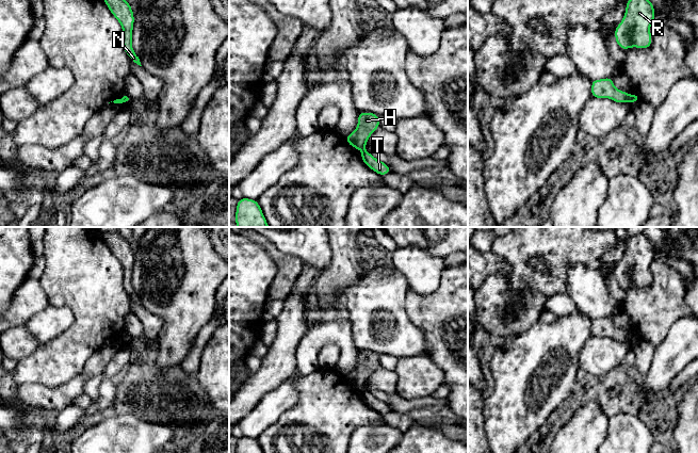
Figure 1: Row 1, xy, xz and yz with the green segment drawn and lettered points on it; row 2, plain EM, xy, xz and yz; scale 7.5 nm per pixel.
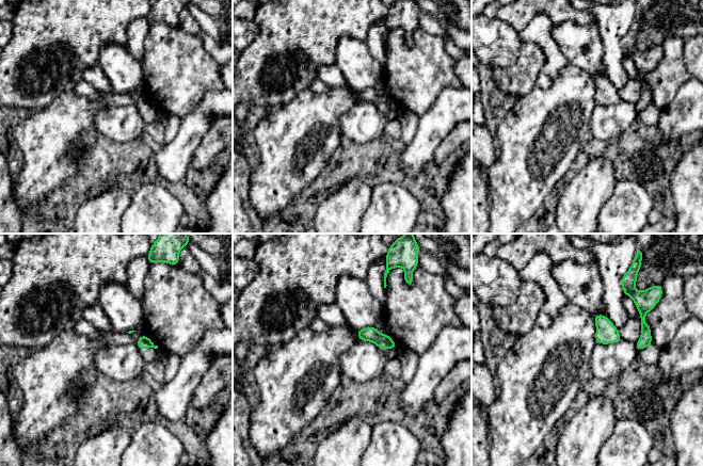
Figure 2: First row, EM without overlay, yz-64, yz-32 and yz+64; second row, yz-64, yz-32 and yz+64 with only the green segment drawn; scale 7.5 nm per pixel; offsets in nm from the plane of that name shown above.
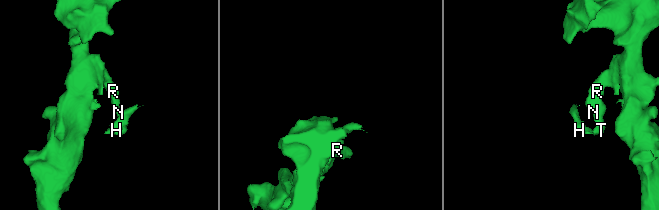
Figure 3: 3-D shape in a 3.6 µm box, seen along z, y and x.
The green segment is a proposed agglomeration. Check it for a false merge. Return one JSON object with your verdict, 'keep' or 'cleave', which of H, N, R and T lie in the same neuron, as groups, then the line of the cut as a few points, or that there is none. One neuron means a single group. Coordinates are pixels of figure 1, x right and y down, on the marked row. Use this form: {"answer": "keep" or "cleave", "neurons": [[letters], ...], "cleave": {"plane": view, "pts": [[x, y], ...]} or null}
{"answer": "cleave", "neurons": [["H"], ["N", "R", "T"]], "cleave": {"plane": "yz", "pts": [[630, 96], [631, 100]]}}

